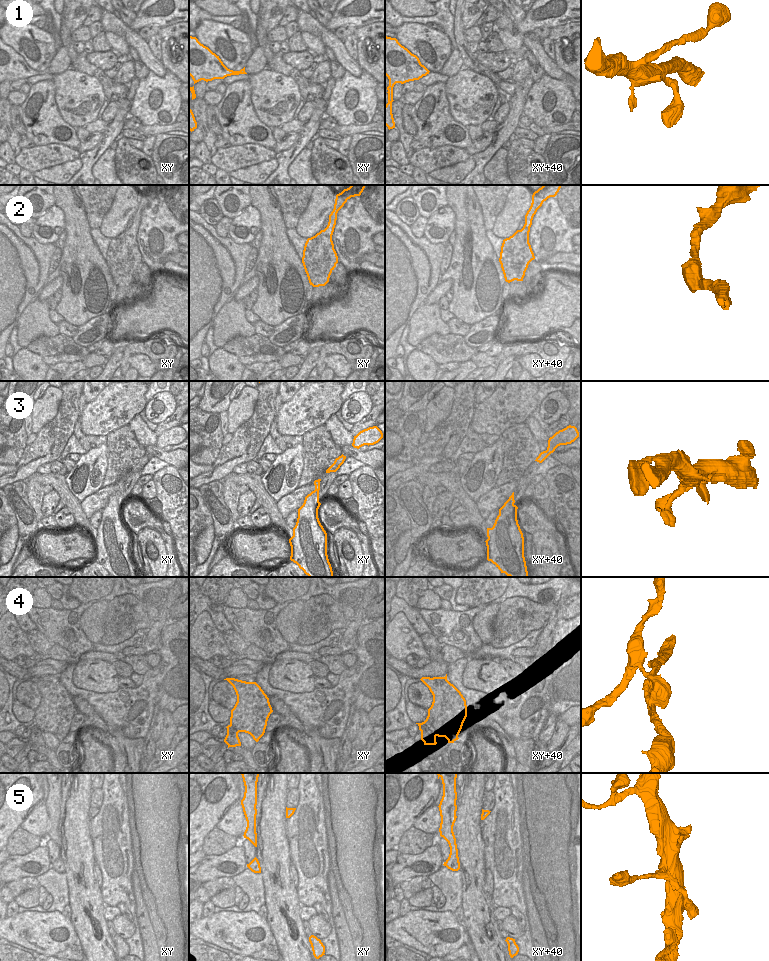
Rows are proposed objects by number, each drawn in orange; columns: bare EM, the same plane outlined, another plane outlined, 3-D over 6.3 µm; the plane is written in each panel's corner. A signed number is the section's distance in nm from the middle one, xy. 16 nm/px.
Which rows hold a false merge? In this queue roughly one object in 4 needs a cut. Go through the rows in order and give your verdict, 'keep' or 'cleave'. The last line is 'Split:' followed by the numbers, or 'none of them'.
1: keep
2: keep
3: keep
4: cleave
5: keep
Split: 4

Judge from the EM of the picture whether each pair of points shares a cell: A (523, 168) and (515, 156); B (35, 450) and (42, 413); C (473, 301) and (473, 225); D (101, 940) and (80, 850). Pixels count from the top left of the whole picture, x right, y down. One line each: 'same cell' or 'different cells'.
A: same cell
B: different cells
C: same cell
D: same cell

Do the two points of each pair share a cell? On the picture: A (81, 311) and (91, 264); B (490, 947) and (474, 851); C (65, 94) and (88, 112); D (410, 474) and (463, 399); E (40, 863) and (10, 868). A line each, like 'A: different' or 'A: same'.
A: same
B: same
C: same
D: same
E: same

